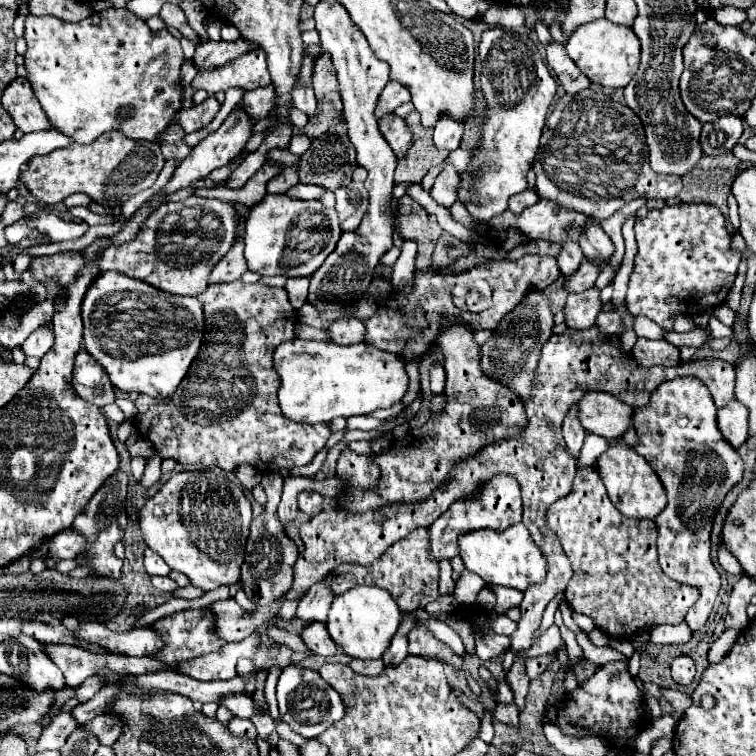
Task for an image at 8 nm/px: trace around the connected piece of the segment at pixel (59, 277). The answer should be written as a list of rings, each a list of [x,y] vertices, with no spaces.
[[[67,250],[67,252],[57,252],[53,256],[37,256],[31,258],[29,264],[29,272],[37,282],[55,282],[63,288],[75,284],[75,280],[79,278],[81,270],[85,266],[83,256],[79,256],[79,252]]]

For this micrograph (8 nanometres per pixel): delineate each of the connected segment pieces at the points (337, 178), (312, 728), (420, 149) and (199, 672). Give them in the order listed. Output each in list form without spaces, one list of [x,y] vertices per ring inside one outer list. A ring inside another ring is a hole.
[[[343,124],[343,132],[329,132],[323,138],[313,138],[311,148],[301,156],[299,164],[299,182],[303,184],[317,184],[327,190],[337,190],[341,186],[351,184],[351,172],[357,166],[355,162],[355,148],[347,138],[347,126]]]
[[[289,664],[283,668],[279,682],[277,682],[277,702],[279,702],[279,714],[281,720],[291,726],[293,732],[305,736],[305,738],[317,738],[321,732],[325,732],[331,724],[343,718],[343,702],[335,688],[331,688],[319,672]]]
[[[411,112],[407,118],[407,124],[411,124],[411,132],[415,136],[415,144],[411,152],[403,160],[399,160],[395,170],[397,182],[421,182],[423,176],[429,172],[429,168],[441,164],[447,158],[447,152],[435,152],[431,132],[423,132],[423,126],[419,124],[419,112]]]
[[[253,632],[241,642],[225,644],[219,652],[205,654],[187,662],[179,662],[179,672],[197,680],[227,680],[235,676],[235,664],[239,658],[255,658],[261,648],[261,634]]]

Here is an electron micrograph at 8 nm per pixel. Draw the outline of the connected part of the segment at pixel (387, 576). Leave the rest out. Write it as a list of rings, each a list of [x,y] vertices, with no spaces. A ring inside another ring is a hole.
[[[415,528],[409,536],[387,548],[387,552],[371,566],[341,564],[339,568],[335,568],[335,572],[331,572],[331,576],[327,576],[327,584],[331,586],[333,596],[343,594],[357,584],[377,586],[377,582],[381,582],[381,588],[385,588],[393,596],[401,610],[417,610],[437,600],[439,564],[435,564],[431,556],[427,556],[427,528]]]

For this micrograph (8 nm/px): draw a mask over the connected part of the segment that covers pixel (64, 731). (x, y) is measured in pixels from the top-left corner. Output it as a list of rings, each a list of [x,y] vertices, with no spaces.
[[[61,712],[57,714],[51,724],[43,730],[39,742],[37,742],[37,750],[59,750],[67,736],[77,728],[77,720],[71,712]]]

